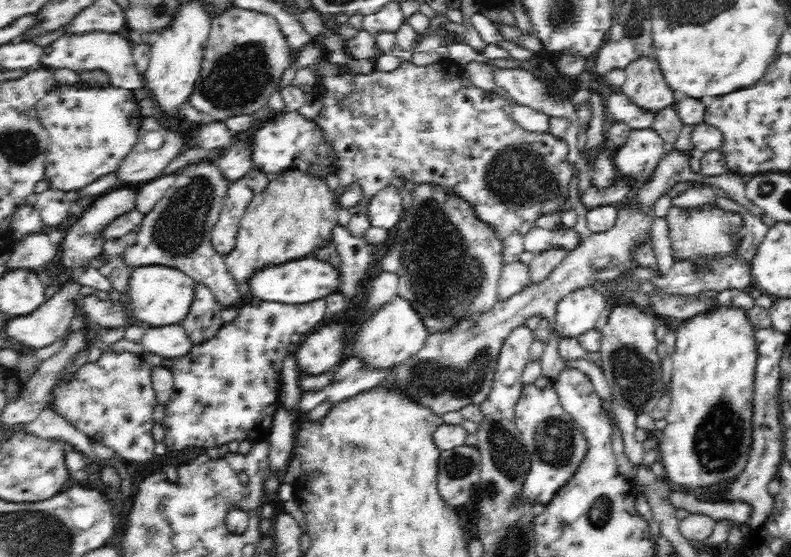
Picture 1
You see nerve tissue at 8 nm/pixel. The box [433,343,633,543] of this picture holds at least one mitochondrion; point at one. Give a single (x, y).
(507, 452)

